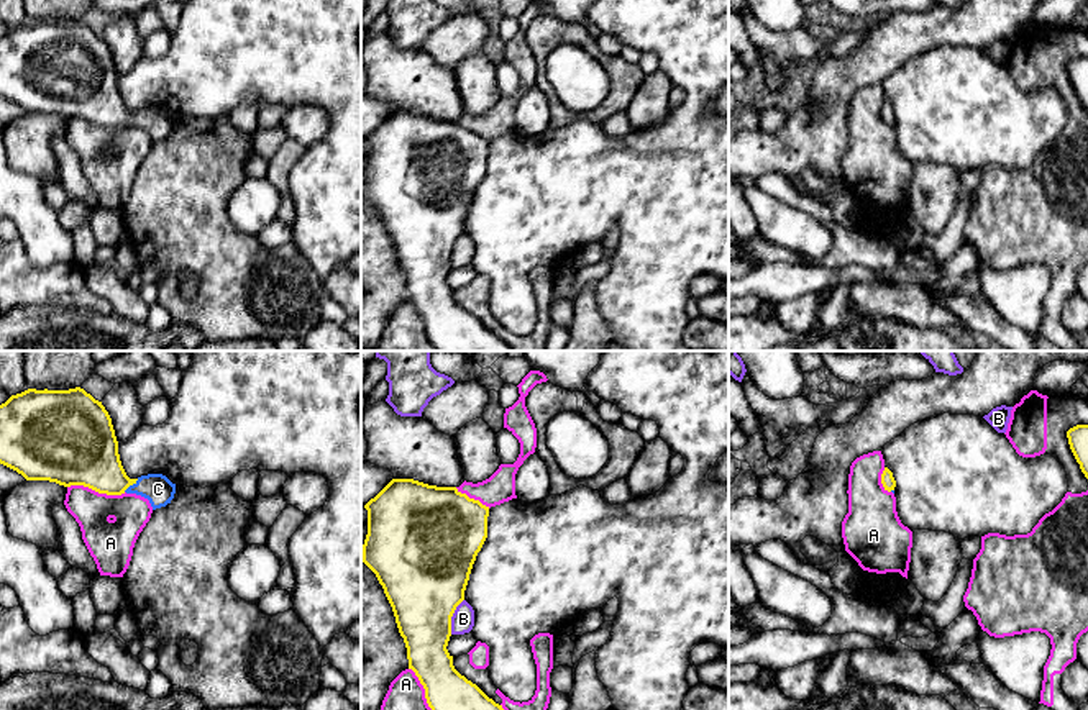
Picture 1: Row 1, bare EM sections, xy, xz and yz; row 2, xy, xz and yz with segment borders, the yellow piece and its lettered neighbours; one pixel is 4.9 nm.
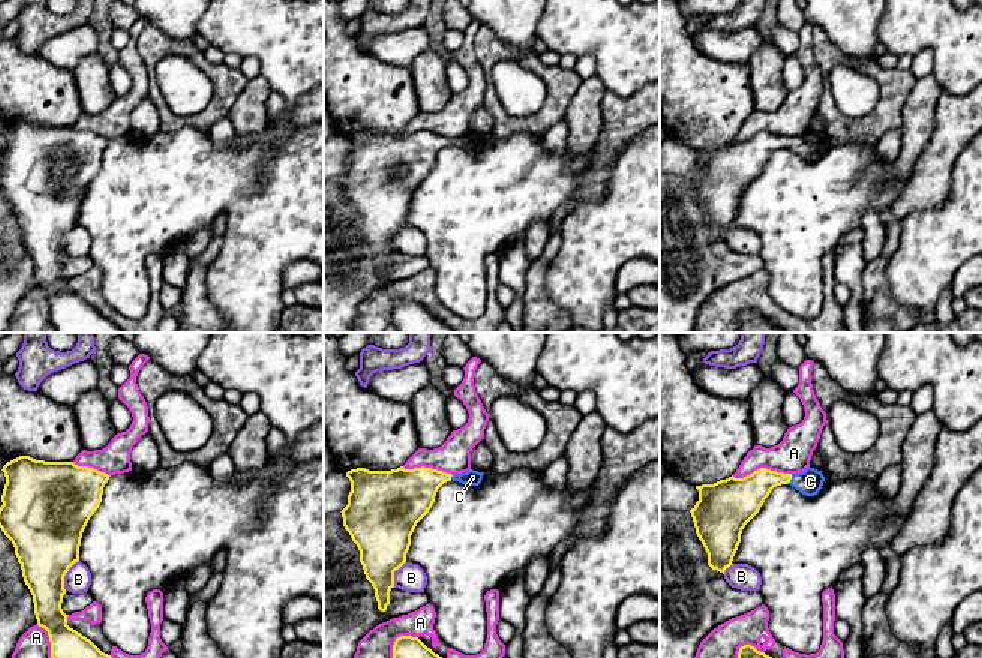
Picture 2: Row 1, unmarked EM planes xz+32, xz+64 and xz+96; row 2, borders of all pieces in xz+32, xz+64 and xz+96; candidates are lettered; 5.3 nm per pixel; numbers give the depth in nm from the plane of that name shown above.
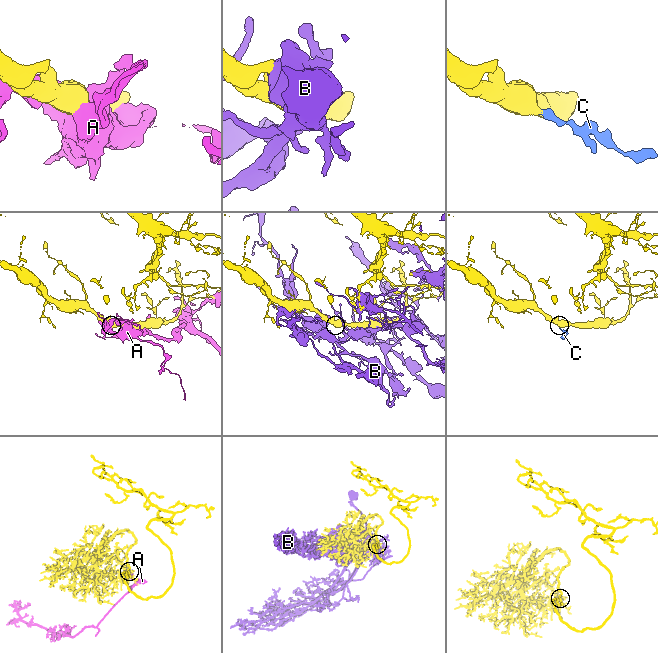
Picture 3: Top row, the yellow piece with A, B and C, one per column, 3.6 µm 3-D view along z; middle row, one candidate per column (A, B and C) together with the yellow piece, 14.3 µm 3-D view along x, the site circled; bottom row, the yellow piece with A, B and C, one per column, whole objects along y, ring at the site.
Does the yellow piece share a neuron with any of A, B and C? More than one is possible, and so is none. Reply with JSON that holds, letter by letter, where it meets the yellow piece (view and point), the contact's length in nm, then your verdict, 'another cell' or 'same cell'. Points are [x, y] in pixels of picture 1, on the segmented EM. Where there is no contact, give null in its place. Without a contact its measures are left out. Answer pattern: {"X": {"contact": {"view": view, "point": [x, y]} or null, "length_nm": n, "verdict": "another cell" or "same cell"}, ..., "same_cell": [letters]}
{"A": {"contact": {"view": "xy", "point": [97, 491]}, "length_nm": 280, "verdict": "another cell"}, "B": {"contact": {"view": "xz", "point": [452, 615]}, "length_nm": 190, "verdict": "another cell"}, "C": {"contact": {"view": "xy", "point": [130, 484]}, "length_nm": 100, "verdict": "same cell"}, "same_cell": ["C"]}

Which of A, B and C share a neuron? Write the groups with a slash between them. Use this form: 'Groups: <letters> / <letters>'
Groups: A / B / C

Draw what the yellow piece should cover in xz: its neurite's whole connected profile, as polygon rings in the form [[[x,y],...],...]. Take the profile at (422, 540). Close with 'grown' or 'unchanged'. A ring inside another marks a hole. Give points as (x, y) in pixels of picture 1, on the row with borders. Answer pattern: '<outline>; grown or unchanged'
[[[392,479],[364,508],[368,535],[363,562],[376,574],[407,648],[409,669],[425,689],[432,710],[504,710],[453,666],[446,646],[451,617],[464,600],[473,564],[487,538],[489,507],[456,487]]]; unchanged

